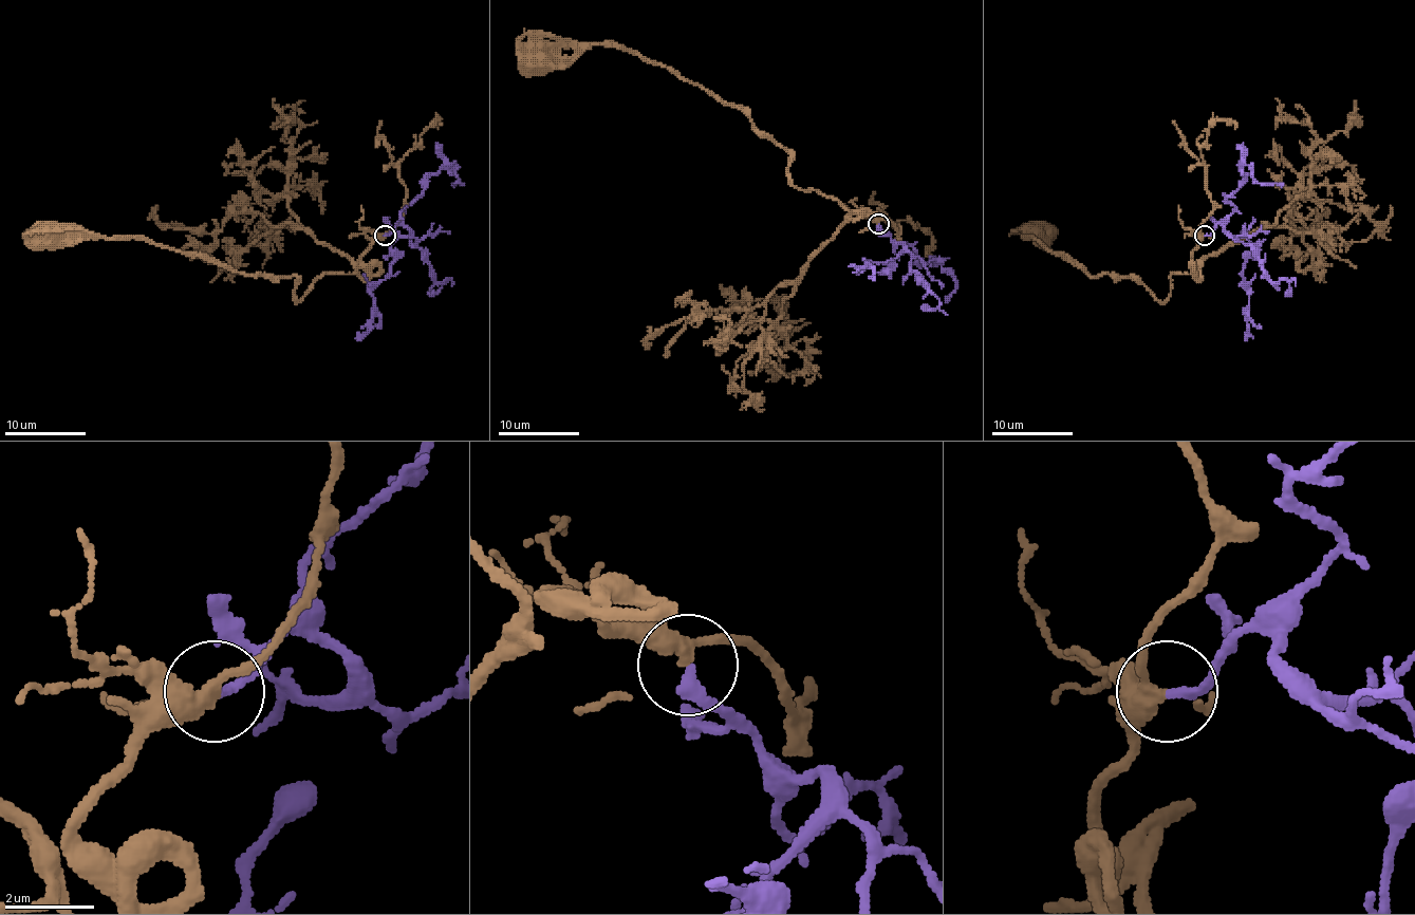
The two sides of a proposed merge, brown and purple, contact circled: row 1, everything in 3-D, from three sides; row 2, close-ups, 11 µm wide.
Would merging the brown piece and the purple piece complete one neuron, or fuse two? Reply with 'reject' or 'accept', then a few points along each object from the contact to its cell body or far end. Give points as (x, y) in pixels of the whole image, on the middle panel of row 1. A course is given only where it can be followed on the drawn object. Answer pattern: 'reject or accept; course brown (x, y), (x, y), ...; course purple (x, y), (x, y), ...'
accept; course brown (878, 224), (798, 189), (788, 151), (742, 111), (635, 53), (589, 44), (571, 62), (536, 64); course purple (878, 224), (891, 238), (903, 244), (900, 254), (885, 271), (889, 266), (885, 262), (849, 266)

